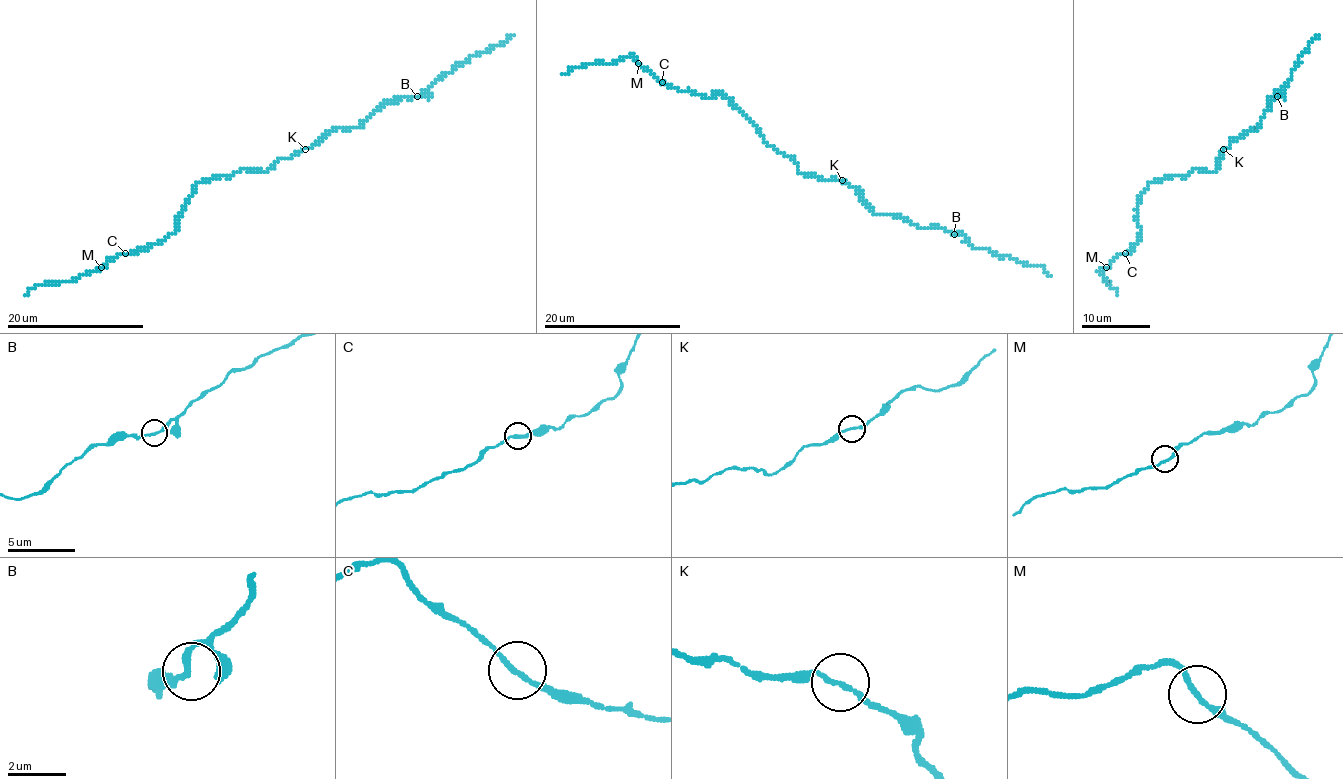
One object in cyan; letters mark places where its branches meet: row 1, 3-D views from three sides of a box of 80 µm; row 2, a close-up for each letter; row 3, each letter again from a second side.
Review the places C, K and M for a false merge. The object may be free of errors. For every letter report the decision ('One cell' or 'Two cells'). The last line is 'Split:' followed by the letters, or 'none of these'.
C: One cell
K: One cell
M: One cell
Split: none of these

